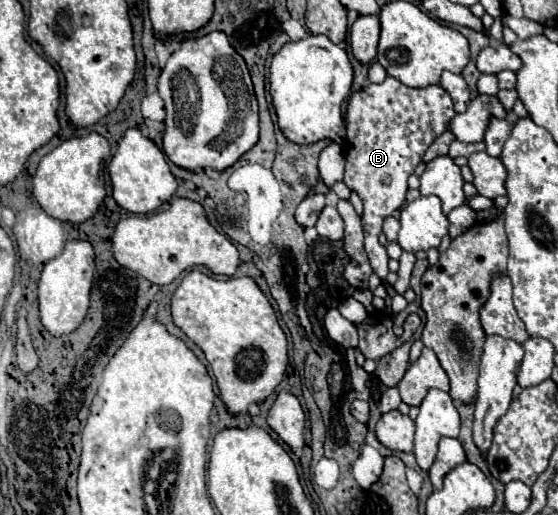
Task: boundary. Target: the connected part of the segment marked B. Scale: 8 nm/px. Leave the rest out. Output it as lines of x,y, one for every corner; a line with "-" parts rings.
386,78
380,84
368,84
360,92
352,94
346,110
346,172
344,184
354,190
362,202
362,226
364,226
364,246
374,272
380,276
382,286
388,296
396,290
386,282
388,276
388,254
378,242
384,218
392,216
404,202
408,192
408,176
420,164
426,148
438,138
446,128
450,118
454,118
454,104
448,92
440,84
426,88
410,88
396,78

